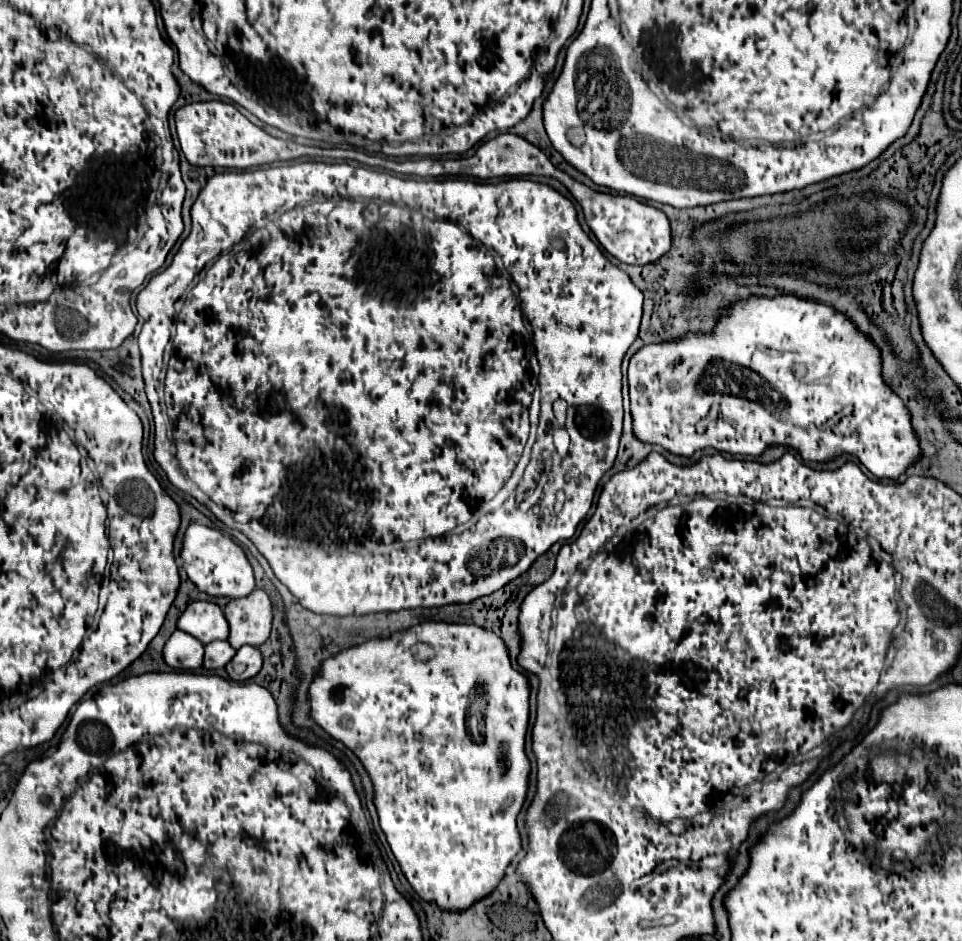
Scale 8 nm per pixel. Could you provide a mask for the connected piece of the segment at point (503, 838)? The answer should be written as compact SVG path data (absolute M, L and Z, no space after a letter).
M423 622L405 632L395 632L387 640L369 640L361 646L343 650L335 658L325 660L321 676L315 678L311 684L309 696L315 722L323 726L323 730L329 732L335 740L341 740L347 748L351 748L367 768L375 786L375 806L381 830L385 832L391 852L395 854L405 878L415 888L415 892L423 900L433 900L437 902L437 906L449 910L465 910L473 902L477 902L477 898L487 896L499 884L507 864L521 848L515 820L527 796L527 778L531 770L531 764L525 756L525 734L529 722L529 686L527 678L511 668L503 640L491 630L483 630L471 624Z

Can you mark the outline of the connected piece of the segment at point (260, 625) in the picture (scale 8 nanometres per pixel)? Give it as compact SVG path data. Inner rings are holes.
M255 588L245 598L229 600L225 606L225 618L231 628L229 644L233 648L241 648L245 644L261 646L271 634L273 606L267 592Z

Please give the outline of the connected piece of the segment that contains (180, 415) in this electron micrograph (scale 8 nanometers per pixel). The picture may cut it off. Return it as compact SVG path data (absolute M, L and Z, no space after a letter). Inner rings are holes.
M303 162L303 164L291 164L291 166L277 166L277 168L261 168L261 170L249 170L249 172L241 172L241 174L233 174L233 172L221 172L221 174L215 174L215 176L213 176L213 178L209 178L209 180L207 180L207 186L205 186L205 188L203 188L203 190L201 190L201 194L199 194L199 198L197 198L197 202L195 202L195 204L193 204L193 208L191 208L191 220L193 220L193 228L191 228L191 234L189 234L189 236L187 236L187 240L185 240L185 242L183 242L183 244L181 244L181 248L179 248L179 250L177 250L177 254L175 254L175 258L173 258L173 262L171 262L171 266L169 266L169 268L167 268L167 270L163 270L163 272L161 272L161 274L157 274L157 276L155 276L155 278L153 278L153 280L151 280L151 282L149 282L149 284L147 284L147 286L145 286L145 288L143 288L143 290L141 290L141 292L139 292L139 294L137 294L137 312L139 312L139 316L141 316L141 318L143 318L143 320L145 320L145 322L143 322L143 330L141 330L141 334L139 334L139 350L141 350L141 362L143 362L143 380L144 380L144 383L145 383L145 392L146 392L146 395L147 395L147 398L149 398L149 404L151 404L151 408L153 408L153 418L155 418L155 460L157 460L157 464L159 464L159 466L161 466L161 468L163 468L163 470L165 470L165 474L167 474L167 478L169 478L169 482L171 482L171 484L173 484L173 486L175 486L175 488L179 488L179 490L183 490L183 492L187 492L187 494L191 494L191 496L193 496L193 498L197 498L197 500L199 500L199 502L201 502L201 504L205 504L205 506L207 506L207 508L209 508L209 510L211 510L211 512L213 512L213 514L215 514L215 516L217 516L217 518L219 518L219 520L221 520L221 522L223 522L223 524L227 524L227 526L229 526L229 528L237 528L237 530L241 530L241 532L243 532L243 534L245 534L245 536L247 536L247 538L249 538L249 540L251 540L251 542L253 542L253 544L255 544L255 546L257 546L257 550L259 550L259 552L261 552L261 554L263 554L263 556L265 556L265 558L267 558L267 562L269 562L269 566L271 566L271 570L273 570L273 574L275 574L275 576L277 576L277 578L279 578L279 580L281 580L281 582L283 582L283 584L285 584L285 586L287 586L287 588L289 588L289 592L291 592L291 594L293 594L293 596L295 596L295 598L297 598L297 600L299 600L299 602L301 602L301 606L305 606L305 608L309 608L309 610L313 610L313 612L317 612L317 614L335 614L335 616L349 616L349 614L371 614L371 612L387 612L387 610L405 610L405 608L439 608L439 606L445 606L445 604L455 604L455 602L471 602L471 600L477 600L477 598L481 598L481 596L487 596L487 594L491 594L491 592L495 592L495 590L499 590L499 588L501 588L501 586L505 586L505 584L507 584L507 582L511 582L511 580L515 580L515 578L517 578L517 576L521 576L521 574L523 574L523 572L525 572L525 570L527 570L527 568L529 568L529 566L531 566L531 564L533 564L533 562L535 562L535 560L537 560L537 558L539 558L539 556L541 556L541 554L545 554L545 552L547 552L547 550L549 550L549 548L551 548L551 546L553 546L553 544L555 544L555 542L559 542L559 540L569 540L569 538L571 538L571 536L573 536L573 534L575 534L575 530L577 530L577 524L579 524L579 522L581 522L581 520L583 520L583 518L585 518L585 516L587 516L587 512L589 512L589 508L591 508L591 504L593 504L593 496L595 496L595 490L597 490L597 484L599 484L599 480L601 480L601 476L603 476L603 474L605 474L605 472L607 472L607 470L609 470L609 468L611 468L611 466L613 466L613 462L615 462L615 456L617 456L617 448L619 448L619 438L621 438L621 433L622 433L622 427L623 427L623 400L622 400L622 376L623 376L623 374L622 374L622 371L621 371L621 366L622 366L622 364L623 364L623 358L625 358L625 354L627 354L627 350L629 350L629 346L631 346L631 344L633 344L633 342L635 342L635 338L637 338L637 334L639 334L639 324L641 324L641 306L643 306L643 294L641 294L641 290L639 290L639 288L637 288L637 286L635 286L635 284L633 284L633 282L631 282L631 278L629 278L629 276L627 276L627 274L625 274L625 272L623 272L623 270L619 270L619 268L617 268L617 266L615 266L615 264L611 264L611 262L609 262L609 260L607 260L607 258L605 258L605 256L603 256L603 252L601 252L601 250L599 250L599 248L597 248L597 244L595 244L595 242L593 242L593 240L589 240L589 236L587 236L587 234L585 234L585 232L583 232L583 228L581 228L581 226L579 226L579 222L577 222L577 212L575 212L575 208L573 208L573 204L571 204L571 200L567 200L567 198L565 198L565 196L563 196L563 194L559 194L559 192L557 192L557 190L553 190L553 188L551 188L551 186L547 186L547 184L539 184L539 182L533 182L533 180L519 180L519 178L513 178L513 180L503 180L503 182L497 182L497 184L481 184L481 182L478 182L478 181L475 181L475 180L474 180L474 181L473 181L473 180L472 180L472 179L466 179L466 180L465 180L465 179L463 179L463 178L461 178L461 177L458 177L458 178L449 178L449 179L446 179L446 180L437 180L437 179L434 179L434 180L417 180L417 182L415 182L415 180L401 180L401 178L395 178L395 176L391 176L391 174L385 174L385 172L375 172L375 170L365 170L365 168L353 168L353 166L349 166L349 164L323 164L323 162ZM273 204L277 204L277 208L281 208L281 212L275 212L275 214L273 214ZM413 208L415 208L415 210L431 210L431 212L433 212L433 214L435 214L435 216L437 216L437 218L439 218L439 220L431 220L431 222L429 222L429 212L413 212ZM213 260L215 260L215 264L213 264L213 266L211 266L211 268L209 268L209 272L207 272L207 276L205 276L205 278L203 278L203 280L199 280L199 282L197 282L197 284L195 284L195 288L193 288L193 290L189 290L189 294L187 294L187 300L185 300L185 306L183 306L183 310L181 310L181 314L179 314L179 322L177 322L177 336L175 336L175 335L176 335L176 327L175 327L175 326L176 326L176 322L175 322L175 319L176 319L176 318L175 318L175 316L176 316L176 311L175 311L175 308L174 308L174 307L173 307L173 304L175 304L175 302L177 302L177 300L179 300L179 299L181 299L181 296L183 296L183 295L184 295L184 294L185 294L185 292L186 292L186 290L187 290L187 288L189 288L189 284L191 284L191 282L193 282L193 280L195 280L195 276L199 276L199 272L201 272L201 270L203 270L203 268L205 268L205 266L207 266L207 264L209 264L209 262L213 262ZM429 268L433 268L433 276L417 276L417 272L429 272ZM509 280L513 280L513 282L515 282L515 284L517 284L517 286L519 286L519 300L521 300L521 308L517 308L517 300L513 300L513 296L515 296L515 294L513 294L513 292L509 292ZM521 310L523 310L523 316L525 316L525 318L527 318L527 320L529 320L529 324L531 324L531 328L533 328L533 346L535 346L535 356L537 356L537 360L539 360L539 366L541 366L541 376L539 376L539 386L541 386L541 404L549 404L549 408L551 408L551 404L553 404L553 402L555 402L555 400L557 400L557 398L563 398L563 400L567 400L567 404L569 404L569 412L567 412L567 414L569 414L569 416L567 416L567 430L569 430L569 436L571 436L571 454L569 454L569 460L565 460L565 466L566 466L566 469L567 469L567 465L568 465L568 466L569 466L569 472L567 472L567 476L565 476L565 474L563 474L563 476L562 476L562 472L561 472L561 470L559 470L559 480L565 480L565 486L563 486L563 490L560 490L560 491L558 491L558 492L557 492L557 493L556 493L556 502L555 502L555 505L554 505L554 510L551 510L551 500L535 500L535 502L527 502L527 496L519 496L519 493L518 493L518 492L513 492L513 494L511 494L511 495L510 495L510 496L509 496L509 498L508 498L508 499L507 499L507 500L506 500L506 501L505 501L505 502L504 502L504 503L503 503L503 504L502 504L502 506L501 506L501 507L499 507L499 508L497 508L497 509L494 509L494 510L491 510L491 509L489 509L489 510L488 510L488 511L487 511L487 512L485 512L485 510L483 510L483 506L479 506L479 504L481 504L481 502L485 502L485 500L487 500L487 498L493 498L493 496L495 496L495 494L497 494L497 492L499 492L499 490L501 490L501 486L503 486L503 484L505 484L505 482L507 482L507 480L509 480L509 474L511 474L511 472L513 472L513 468L515 468L515 466L517 466L517 460L519 460L519 458L521 458L521 452L523 452L523 446L525 446L525 442L527 442L527 436L529 436L529 416L527 416L527 408L529 408L529 404L531 404L531 394L533 394L533 390L535 390L535 382L533 382L533 376L531 376L531 370L529 370L529 354L527 354L527 352L529 352L529 340L525 340L525 332L527 332L527 328L525 328L525 324L523 324L523 320L521 320ZM169 344L171 344L171 345L172 345L172 346L173 346L173 356L170 356L170 357L169 357L169 359L168 359L168 361L167 361L167 365L166 365L166 367L167 367L167 378L165 378L165 372L163 372L163 352L165 352L165 349L166 349L166 347L168 347L168 346L169 346ZM239 364L245 364L245 372L241 372L241 370L239 370ZM239 372L241 372L241 380L245 380L245 392L241 392L241 390L239 390L239 376L237 376L237 374L239 374ZM249 402L251 402L251 404L257 404L257 420L253 420L253 422L251 422L251 418L253 418L253 416L249 416L249 414L251 414L251 412L253 412L253 410L251 410L251 404L249 404ZM579 406L593 406L593 416L575 416L575 410L577 410L577 408L579 408ZM295 506L301 506L301 510L303 510L303 530L301 530L301 528L297 528L297 520L295 520L295 518L293 518L293 512L289 512L289 510L293 510L293 508L295 508ZM497 536L505 536L505 538L507 538L507 544L509 544L509 552L507 552L507 548L501 548L501 546L495 546L495 544L493 544L493 538L497 538ZM511 544L513 544L513 546L517 546L517 552L515 552L515 554L513 554L513 552L511 552Z

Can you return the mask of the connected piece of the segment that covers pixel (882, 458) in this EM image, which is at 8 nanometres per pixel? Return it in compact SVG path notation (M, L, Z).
M791 294L777 296L773 300L749 298L747 302L739 302L725 316L721 316L717 320L711 334L687 334L679 342L651 344L651 346L641 348L631 358L631 364L628 367L628 383L635 436L643 442L659 444L665 450L669 450L673 454L681 454L681 456L691 456L695 450L705 448L705 446L713 446L715 450L729 452L729 454L759 456L767 444L789 444L789 446L797 448L805 460L825 462L825 460L831 460L845 452L845 454L859 458L859 462L877 478L897 478L921 454L905 404L901 402L899 396L893 394L893 390L881 378L881 358L879 358L877 346L867 336L857 332L855 326L843 314L837 314L829 306L807 302L807 300L795 298Z

